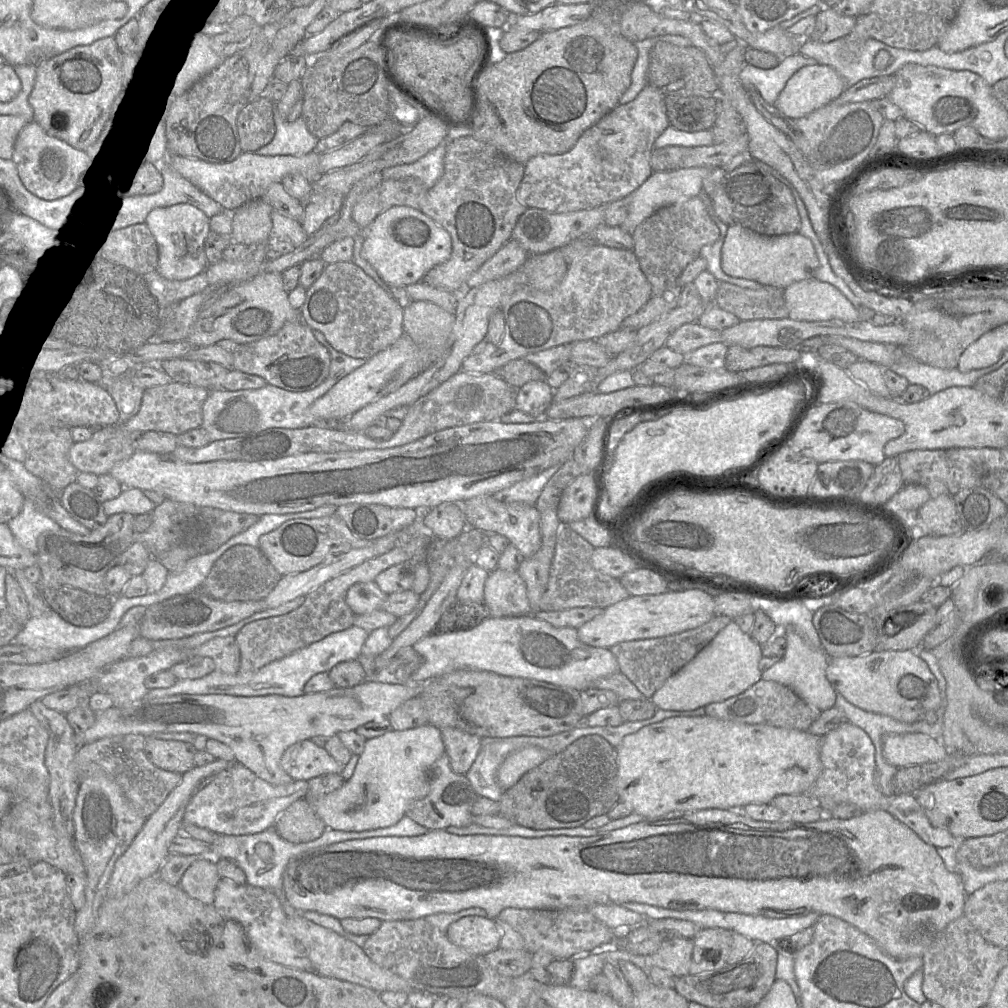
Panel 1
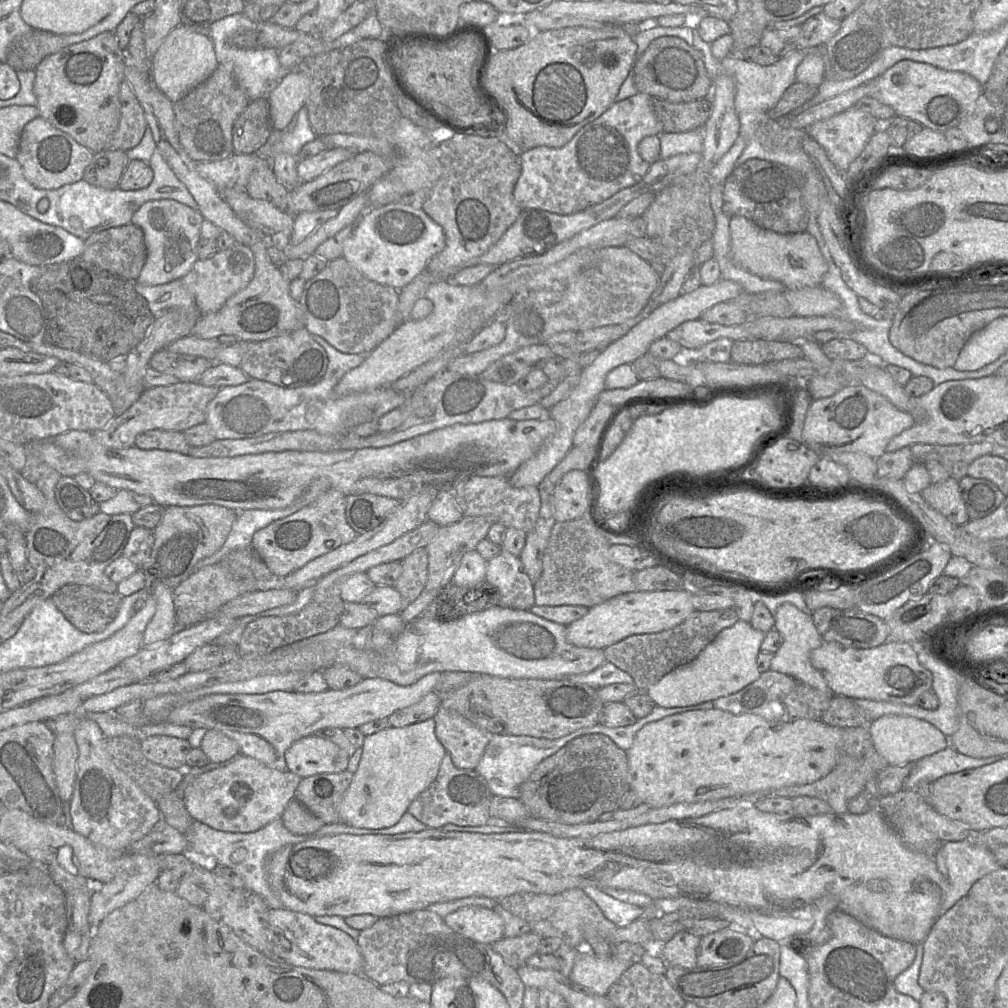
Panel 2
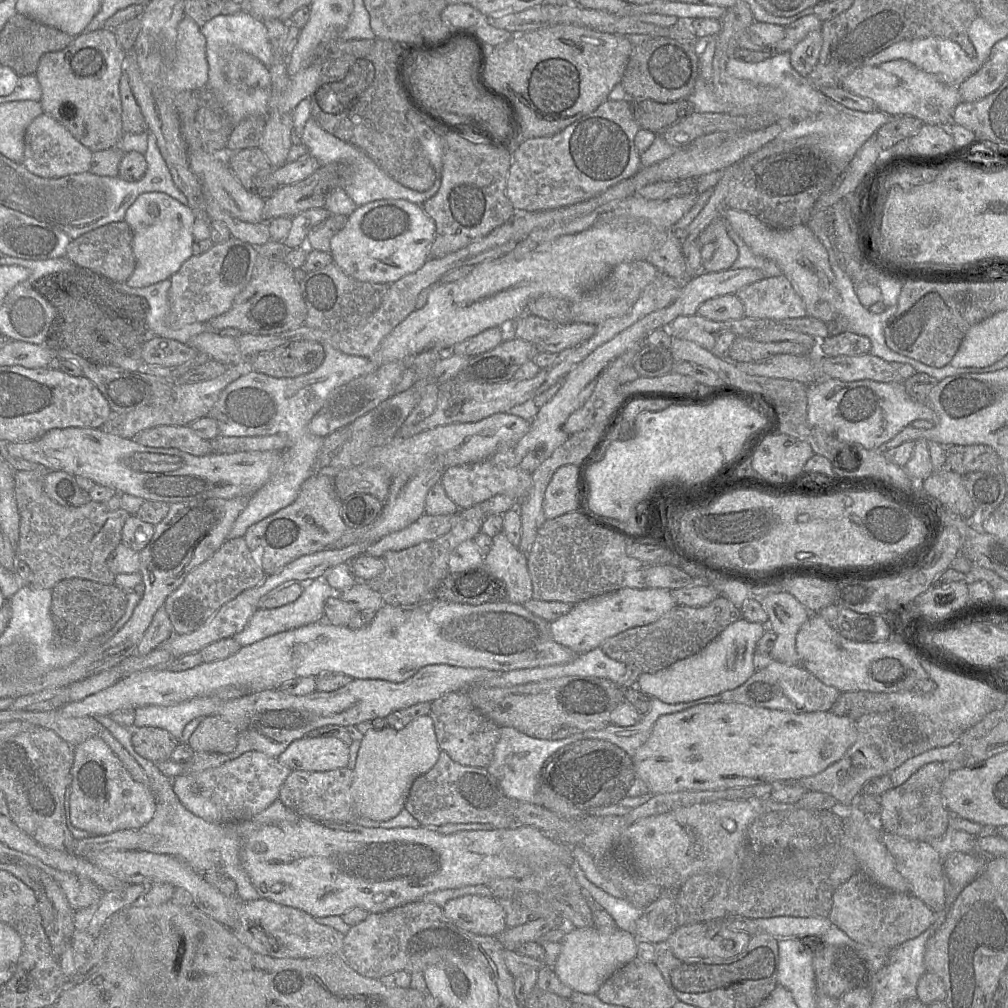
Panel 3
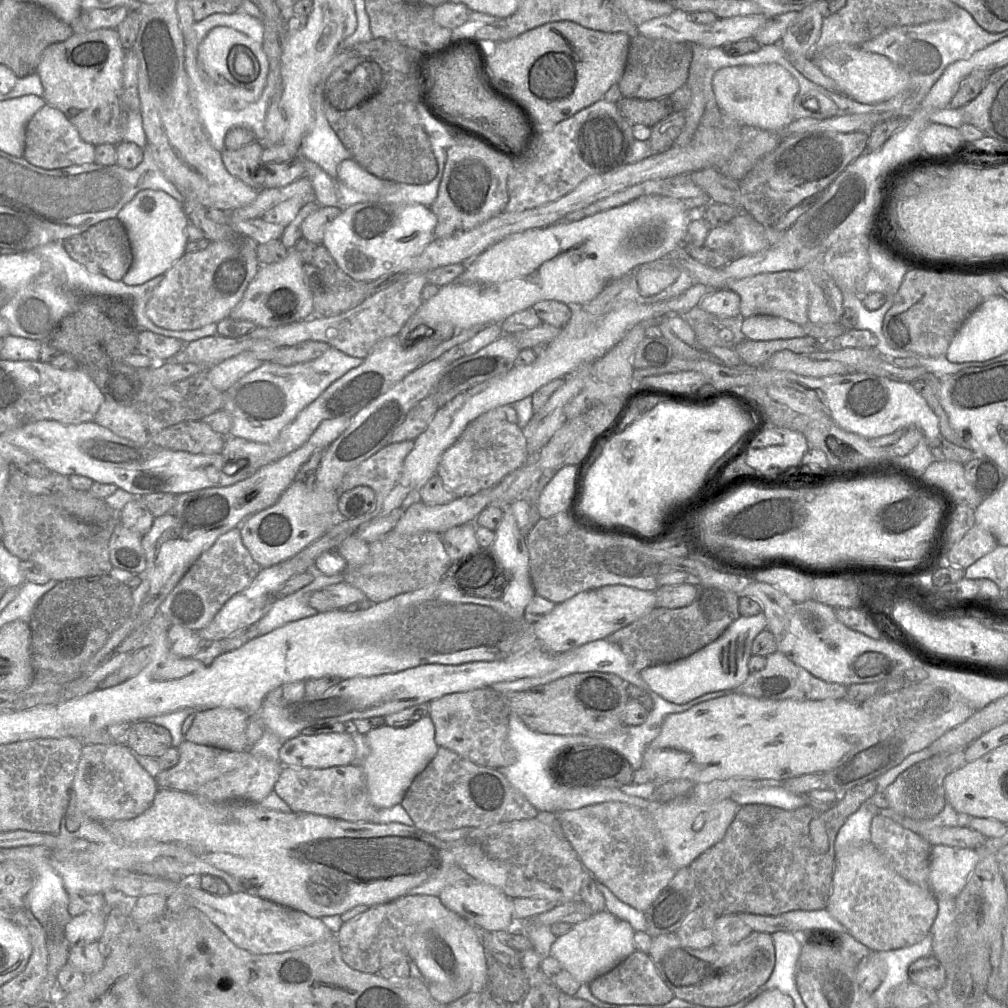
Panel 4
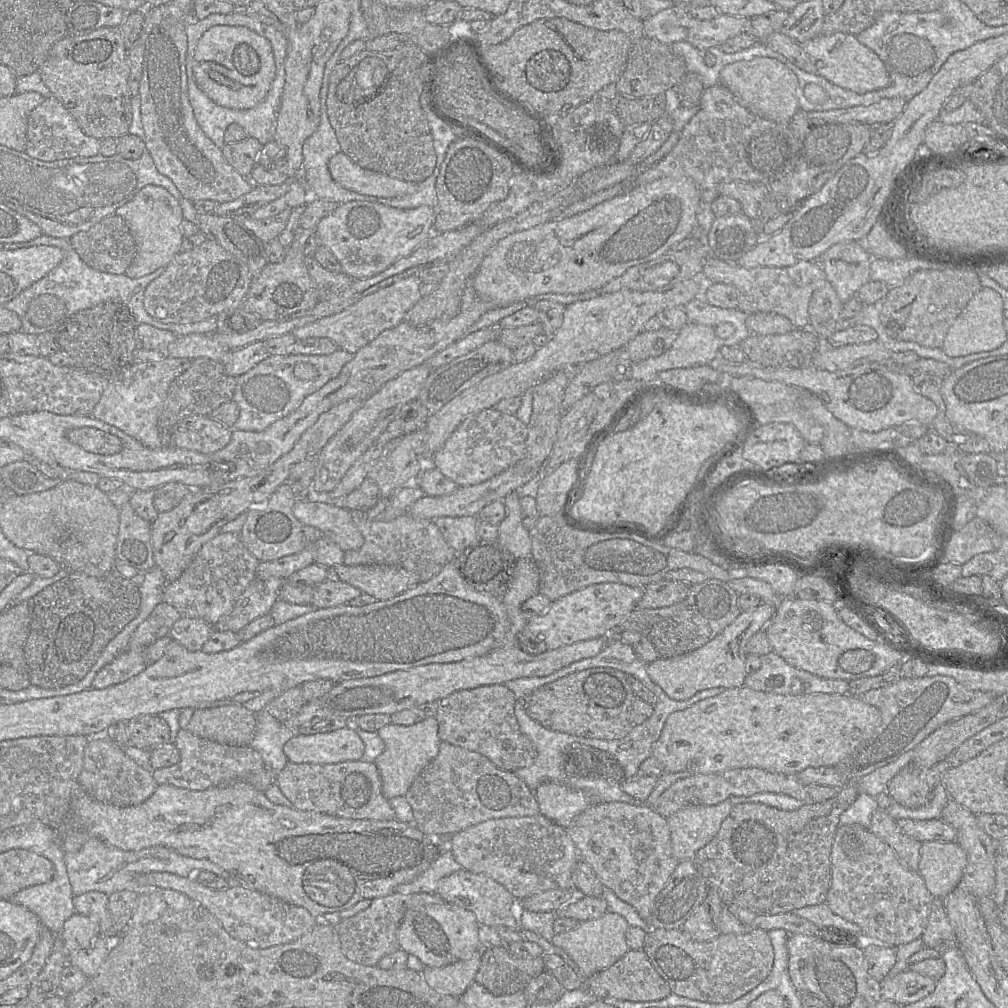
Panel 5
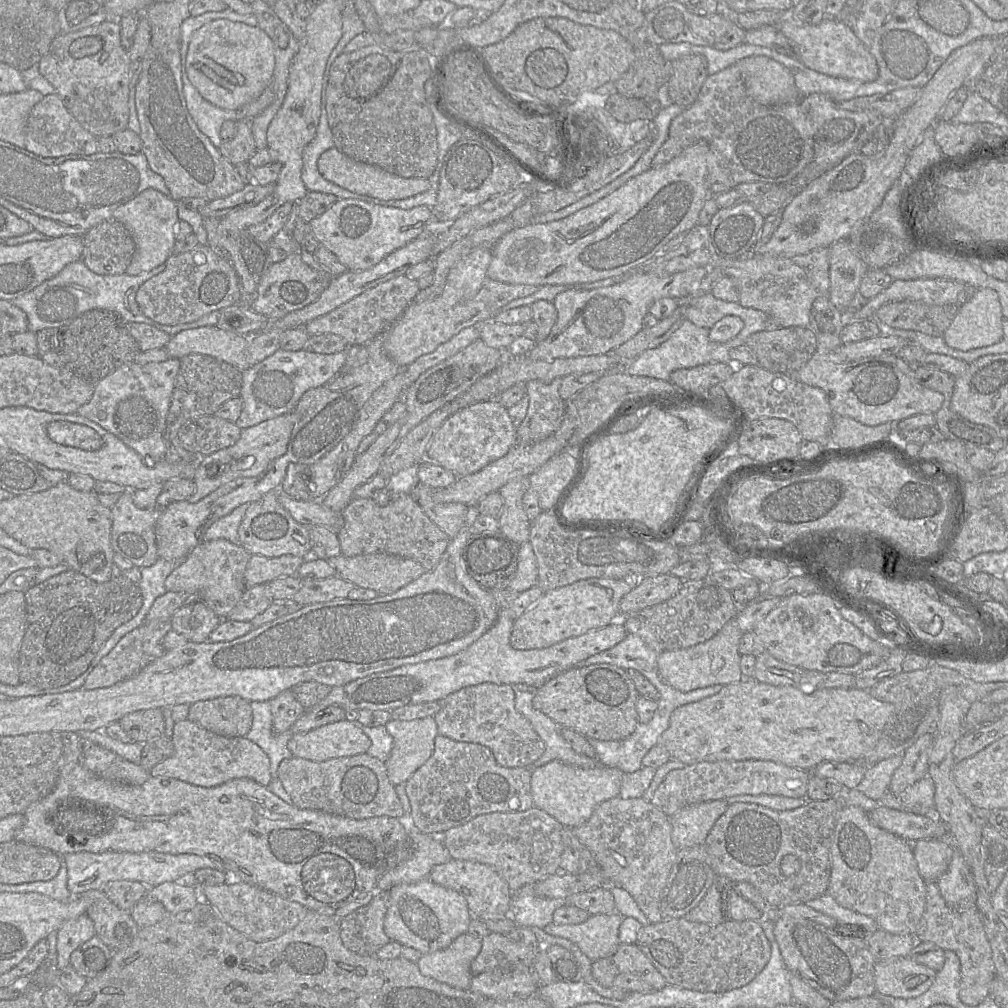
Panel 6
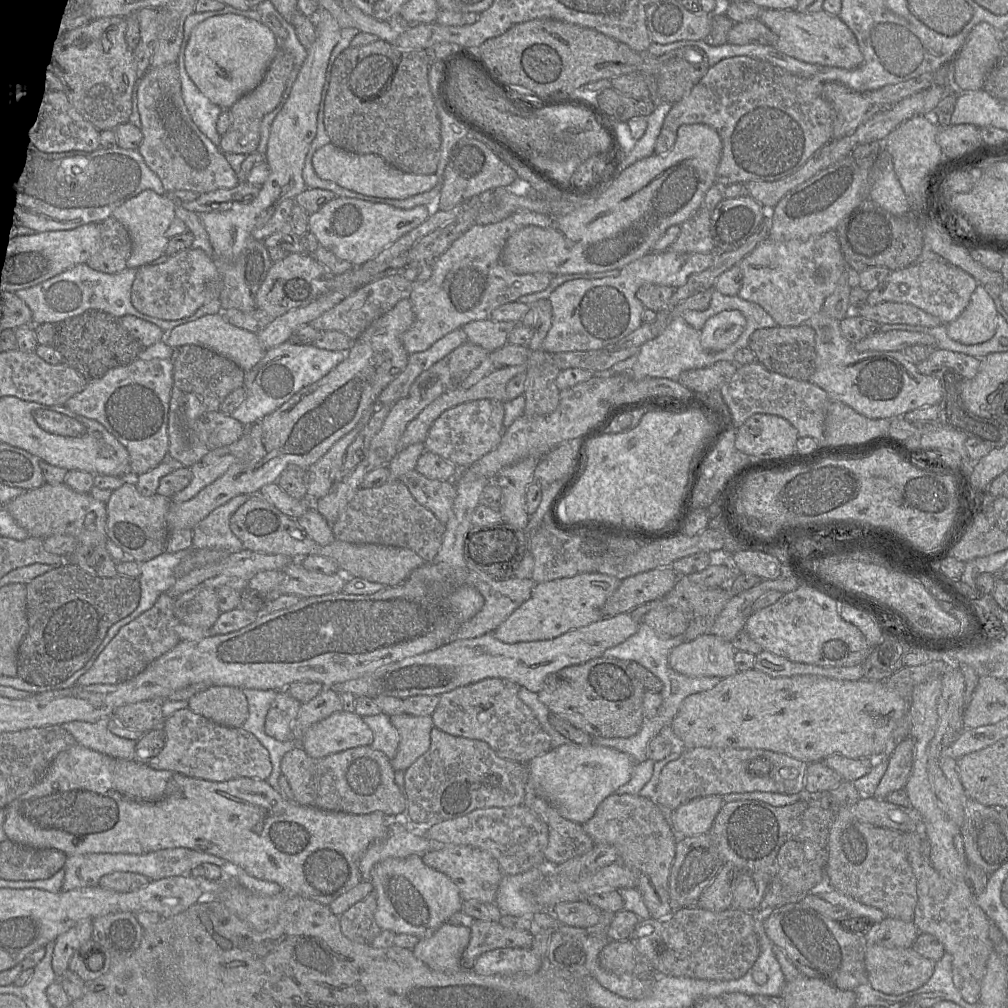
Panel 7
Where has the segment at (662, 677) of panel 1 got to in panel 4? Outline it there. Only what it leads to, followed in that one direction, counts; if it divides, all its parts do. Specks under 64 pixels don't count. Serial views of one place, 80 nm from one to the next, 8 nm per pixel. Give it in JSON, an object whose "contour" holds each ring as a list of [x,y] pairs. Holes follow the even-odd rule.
{"contour":[[[700,587],[696,599],[680,608],[655,607],[635,622],[617,630],[607,639],[616,645],[640,647],[651,665],[667,664],[685,658],[716,640],[740,617],[739,594],[717,587]]]}

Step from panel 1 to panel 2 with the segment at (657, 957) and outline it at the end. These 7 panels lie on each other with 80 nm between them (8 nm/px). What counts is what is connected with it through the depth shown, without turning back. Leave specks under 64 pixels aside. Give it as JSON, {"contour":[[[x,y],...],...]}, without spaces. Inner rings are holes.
{"contour":[[[688,930],[677,933],[662,945],[660,956],[667,965],[691,968],[697,965],[697,950],[701,937]]]}

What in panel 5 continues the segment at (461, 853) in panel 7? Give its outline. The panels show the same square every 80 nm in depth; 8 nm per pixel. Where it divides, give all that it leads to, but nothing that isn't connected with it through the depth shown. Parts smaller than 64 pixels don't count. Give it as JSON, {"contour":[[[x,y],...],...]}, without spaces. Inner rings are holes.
{"contour":[[[462,868],[439,882],[437,895],[449,904],[471,911],[479,924],[494,928],[509,926],[521,929],[519,923],[522,907],[515,904],[516,899],[503,885],[487,875],[472,873]]]}

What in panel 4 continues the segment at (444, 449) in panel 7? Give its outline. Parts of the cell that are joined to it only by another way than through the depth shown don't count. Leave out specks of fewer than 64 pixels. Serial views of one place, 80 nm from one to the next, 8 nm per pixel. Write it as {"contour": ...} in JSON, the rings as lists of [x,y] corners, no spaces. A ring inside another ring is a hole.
{"contour":[[[487,412],[471,421],[458,440],[441,456],[437,474],[444,487],[456,497],[470,496],[499,484],[527,460],[527,442],[518,423],[487,417]]]}

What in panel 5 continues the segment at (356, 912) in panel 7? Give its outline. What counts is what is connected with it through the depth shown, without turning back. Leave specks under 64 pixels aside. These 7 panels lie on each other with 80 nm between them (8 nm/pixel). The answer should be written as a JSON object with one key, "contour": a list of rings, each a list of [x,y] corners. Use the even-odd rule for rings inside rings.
{"contour":[[[436,893],[399,894],[373,899],[370,906],[346,919],[341,919],[337,932],[344,955],[351,961],[364,966],[377,966],[386,955],[400,948],[397,931],[406,911],[410,908],[441,904],[444,900]]]}

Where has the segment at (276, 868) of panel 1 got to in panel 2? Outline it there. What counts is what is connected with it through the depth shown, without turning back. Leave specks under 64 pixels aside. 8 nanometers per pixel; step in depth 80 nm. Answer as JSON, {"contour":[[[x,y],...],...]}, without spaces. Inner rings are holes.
{"contour":[[[281,819],[270,822],[263,828],[249,833],[219,831],[194,820],[183,835],[187,839],[192,852],[206,857],[214,857],[217,865],[231,868],[243,880],[243,887],[263,898],[270,909],[284,908],[280,899],[272,890],[268,879],[268,864],[272,855],[284,846],[300,843],[310,837],[290,833]]]}

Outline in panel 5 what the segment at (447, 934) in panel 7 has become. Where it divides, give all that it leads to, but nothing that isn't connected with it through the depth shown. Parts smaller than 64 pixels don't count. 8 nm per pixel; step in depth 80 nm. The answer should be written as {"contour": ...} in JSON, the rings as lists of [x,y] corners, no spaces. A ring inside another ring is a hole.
{"contour":[[[481,951],[469,958],[458,960],[443,967],[424,967],[422,976],[436,992],[460,997],[475,981],[481,963]]]}

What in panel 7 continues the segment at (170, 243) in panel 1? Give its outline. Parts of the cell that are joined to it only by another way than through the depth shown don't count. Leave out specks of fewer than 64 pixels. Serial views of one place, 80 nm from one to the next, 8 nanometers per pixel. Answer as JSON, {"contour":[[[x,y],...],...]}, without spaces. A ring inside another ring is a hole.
{"contour":[[[147,189],[113,211],[112,216],[126,227],[132,240],[132,251],[126,263],[127,268],[137,269],[165,254],[169,240],[165,233],[176,218],[175,207],[175,203],[169,197]]]}

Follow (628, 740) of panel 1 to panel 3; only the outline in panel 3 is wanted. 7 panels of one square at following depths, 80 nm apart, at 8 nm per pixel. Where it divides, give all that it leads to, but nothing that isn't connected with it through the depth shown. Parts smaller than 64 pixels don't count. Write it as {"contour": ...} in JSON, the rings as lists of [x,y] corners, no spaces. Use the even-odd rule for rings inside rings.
{"contour":[[[715,702],[660,716],[632,761],[635,778],[646,783],[649,794],[723,790],[815,776],[840,760],[856,739],[856,720],[831,711],[795,713],[742,703]]]}

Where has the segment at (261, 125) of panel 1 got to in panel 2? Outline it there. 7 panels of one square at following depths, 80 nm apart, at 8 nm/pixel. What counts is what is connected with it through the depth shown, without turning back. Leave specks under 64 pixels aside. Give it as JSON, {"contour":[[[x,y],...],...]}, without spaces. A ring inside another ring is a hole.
{"contour":[[[267,98],[253,100],[237,118],[232,145],[235,154],[257,153],[272,133]]]}

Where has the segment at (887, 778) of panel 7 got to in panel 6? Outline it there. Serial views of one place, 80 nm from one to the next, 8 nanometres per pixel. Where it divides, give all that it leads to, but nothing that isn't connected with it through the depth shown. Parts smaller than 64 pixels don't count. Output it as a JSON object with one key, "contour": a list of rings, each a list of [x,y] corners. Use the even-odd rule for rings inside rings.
{"contour":[[[927,732],[903,752],[902,763],[893,773],[889,791],[900,795],[909,786],[927,776],[933,739],[933,732]]]}

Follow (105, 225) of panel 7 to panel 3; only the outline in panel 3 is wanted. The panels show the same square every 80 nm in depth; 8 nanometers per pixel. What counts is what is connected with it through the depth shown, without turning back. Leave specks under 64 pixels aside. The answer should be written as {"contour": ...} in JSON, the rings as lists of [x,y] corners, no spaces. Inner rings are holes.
{"contour":[[[124,220],[105,224],[72,239],[66,248],[66,256],[75,265],[91,269],[112,282],[126,282],[136,265],[133,231]]]}

